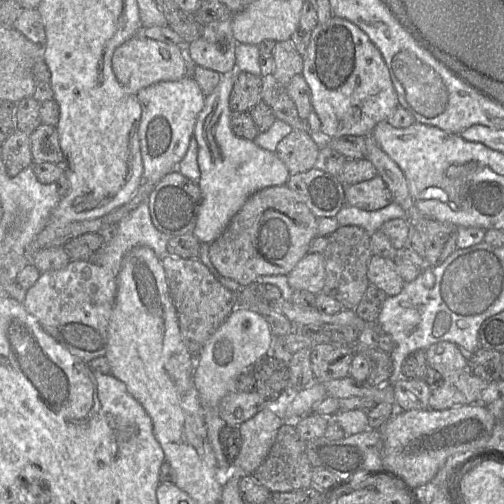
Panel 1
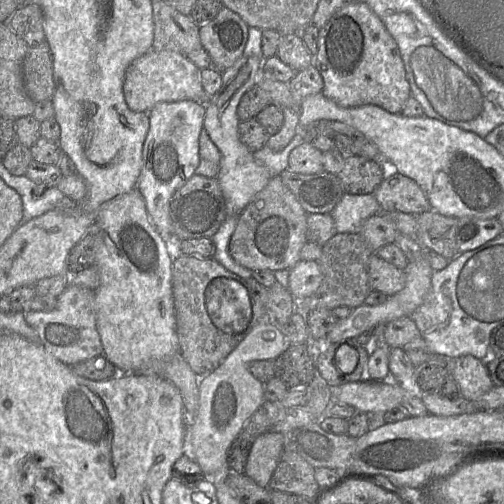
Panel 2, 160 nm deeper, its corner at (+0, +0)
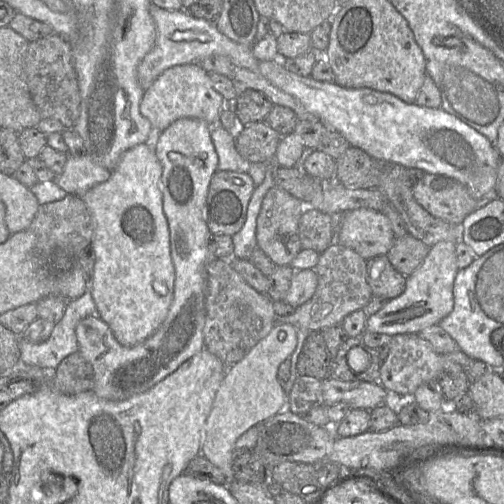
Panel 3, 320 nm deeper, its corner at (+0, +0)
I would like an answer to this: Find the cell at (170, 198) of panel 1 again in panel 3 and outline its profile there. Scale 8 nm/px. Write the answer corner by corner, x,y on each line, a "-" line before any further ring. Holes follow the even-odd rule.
215,172
206,200
206,223
212,235
233,236
241,230
255,187
247,172

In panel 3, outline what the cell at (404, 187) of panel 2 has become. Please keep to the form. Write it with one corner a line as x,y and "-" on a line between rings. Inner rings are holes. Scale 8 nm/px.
426,174
416,182
413,185
413,195
416,201
431,215
454,225
461,225
470,213
490,201
474,199
462,183
438,174

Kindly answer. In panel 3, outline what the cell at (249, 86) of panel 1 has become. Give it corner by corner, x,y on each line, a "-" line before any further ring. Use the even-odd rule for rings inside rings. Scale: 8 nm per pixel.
252,89
239,90
235,100
235,113
239,119
239,126
263,122
273,106
262,92

